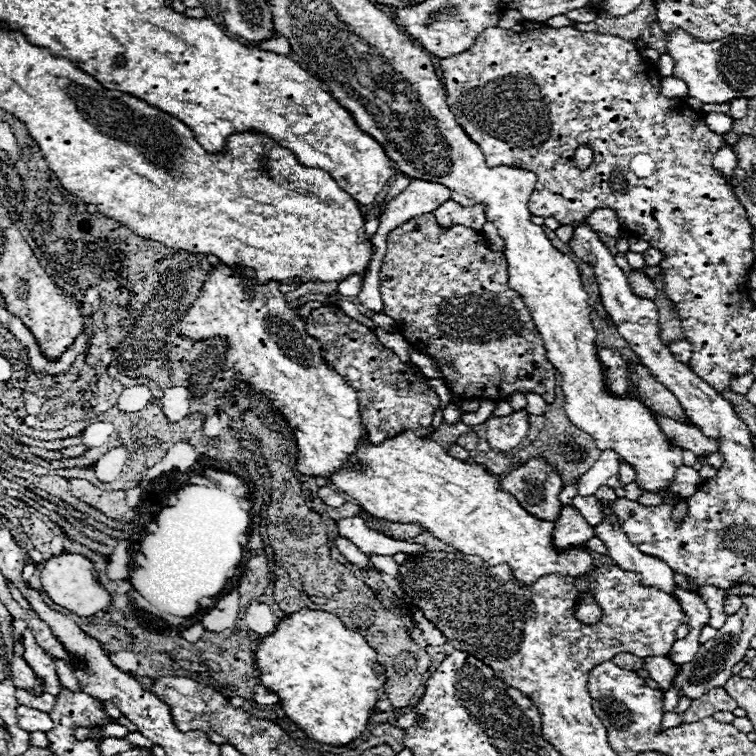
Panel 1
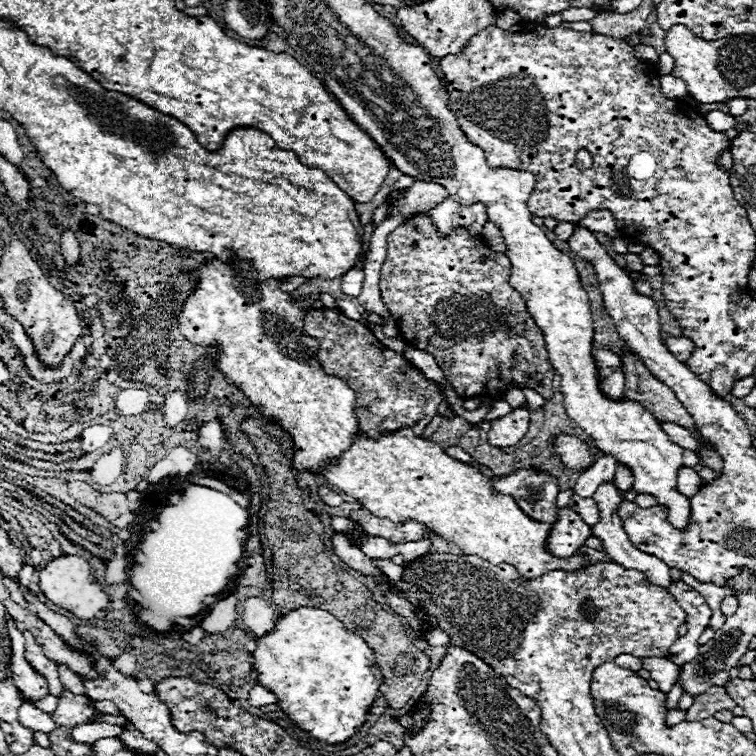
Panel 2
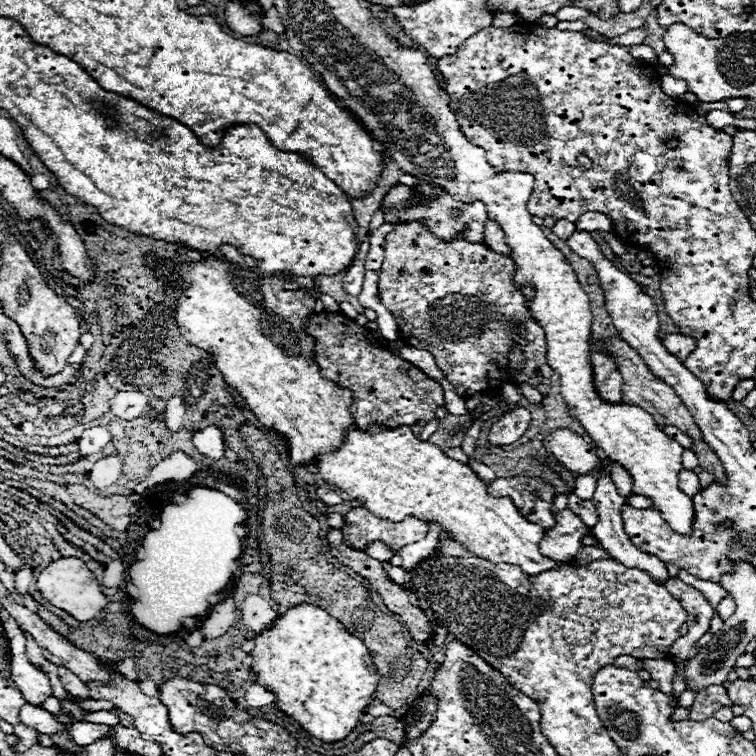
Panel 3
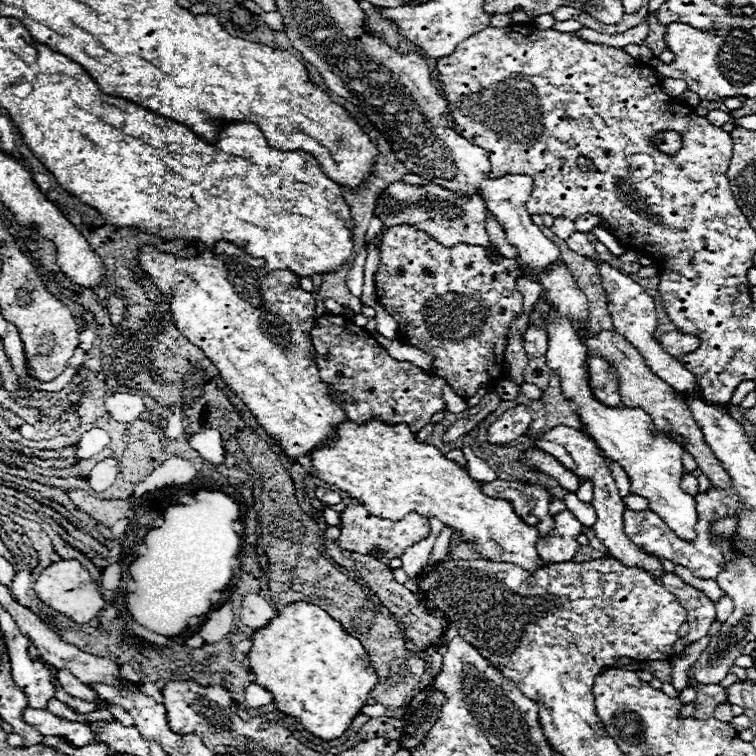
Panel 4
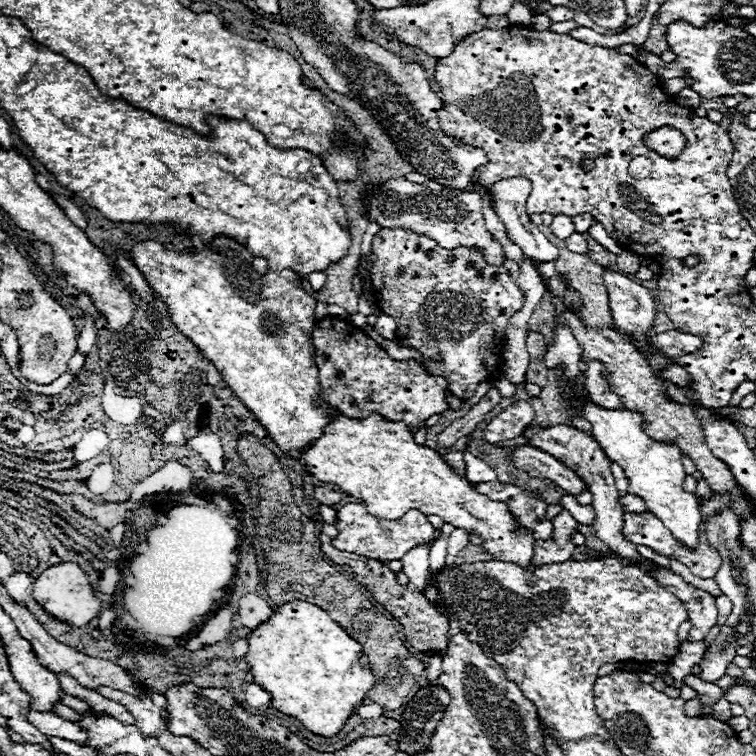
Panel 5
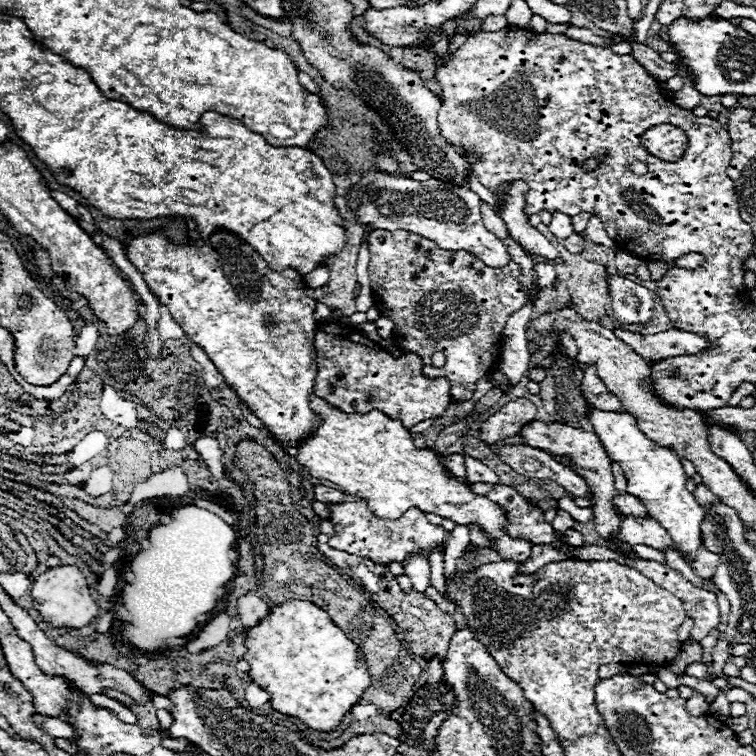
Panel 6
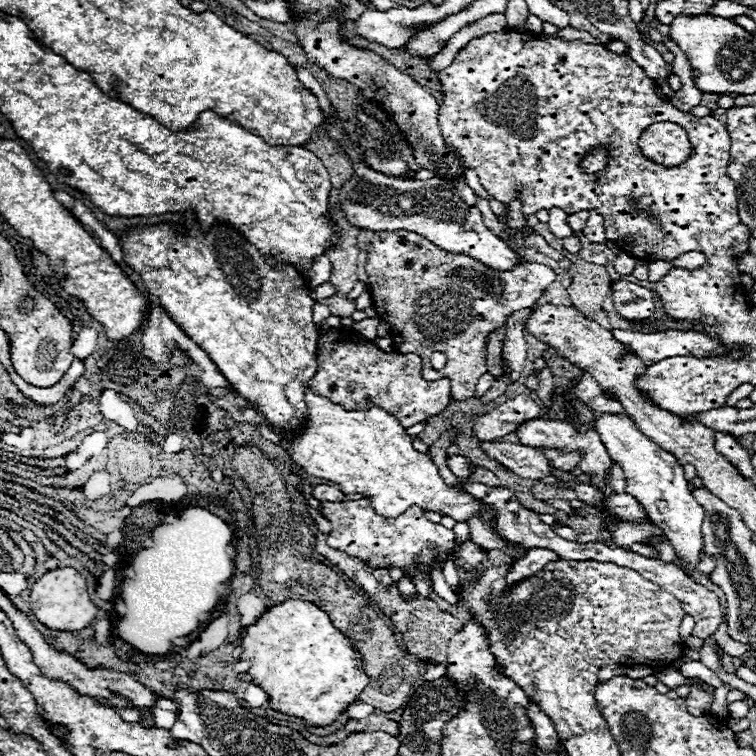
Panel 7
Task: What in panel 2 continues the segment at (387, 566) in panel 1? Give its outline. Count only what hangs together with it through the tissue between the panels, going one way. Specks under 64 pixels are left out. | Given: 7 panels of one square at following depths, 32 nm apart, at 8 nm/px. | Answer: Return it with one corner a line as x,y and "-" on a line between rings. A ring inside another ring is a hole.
376,560
376,564
382,568
382,572
394,580
394,582
400,582
402,580
402,566
394,566
390,560

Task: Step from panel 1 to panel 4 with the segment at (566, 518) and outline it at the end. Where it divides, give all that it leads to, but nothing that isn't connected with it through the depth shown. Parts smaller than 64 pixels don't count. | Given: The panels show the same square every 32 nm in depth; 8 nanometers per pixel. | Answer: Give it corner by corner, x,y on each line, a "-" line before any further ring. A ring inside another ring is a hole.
564,510
554,516
554,530
548,538
538,540
536,552
540,560
548,562
568,562
578,550
576,536
582,534
582,524
572,516
572,512

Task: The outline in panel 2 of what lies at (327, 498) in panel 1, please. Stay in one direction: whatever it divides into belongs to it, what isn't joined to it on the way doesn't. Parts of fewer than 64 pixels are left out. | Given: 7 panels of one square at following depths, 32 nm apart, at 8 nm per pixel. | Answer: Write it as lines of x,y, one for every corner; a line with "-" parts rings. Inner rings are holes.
320,486
318,488
318,496
320,496
320,500
324,502
324,504
328,504
328,506
340,506
344,500
340,498
340,494
338,492
334,492
334,490
330,490
328,486

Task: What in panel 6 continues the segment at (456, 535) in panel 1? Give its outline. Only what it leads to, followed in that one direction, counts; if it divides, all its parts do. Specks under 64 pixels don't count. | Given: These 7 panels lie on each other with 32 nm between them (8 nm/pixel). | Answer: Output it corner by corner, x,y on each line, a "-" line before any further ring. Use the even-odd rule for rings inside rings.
314,394
310,396
310,408
320,418
320,426
296,446
294,454
294,460
304,466
310,476
340,484
344,494
368,500
368,506
380,518
400,518
408,508
416,506
422,512
440,514
456,524
480,524
496,540
494,550
506,560
524,562
530,556
532,546
526,540
512,540
504,534
502,508
484,496
472,494
464,480
448,480
442,474
442,466
436,462
434,452
430,448
418,450
412,442
412,434
400,420
392,420
380,410
346,414

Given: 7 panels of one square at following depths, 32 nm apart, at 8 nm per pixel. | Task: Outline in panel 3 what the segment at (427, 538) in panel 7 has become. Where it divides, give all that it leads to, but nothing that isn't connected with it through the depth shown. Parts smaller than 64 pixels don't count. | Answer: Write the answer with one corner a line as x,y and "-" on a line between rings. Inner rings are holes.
364,506
350,508
344,514
342,542
348,548
364,552
372,542
384,542
390,550
398,552
406,544
418,542
428,534
428,522
408,516
402,522
390,522
376,518

